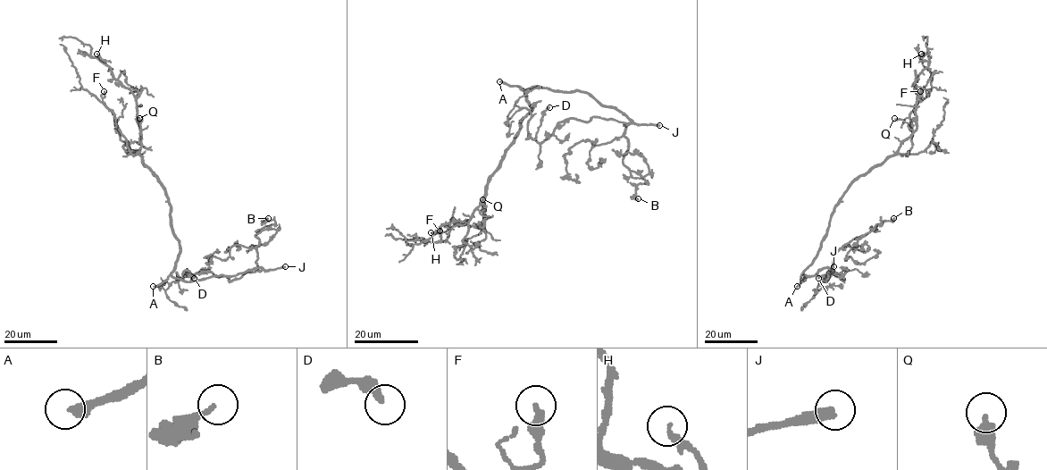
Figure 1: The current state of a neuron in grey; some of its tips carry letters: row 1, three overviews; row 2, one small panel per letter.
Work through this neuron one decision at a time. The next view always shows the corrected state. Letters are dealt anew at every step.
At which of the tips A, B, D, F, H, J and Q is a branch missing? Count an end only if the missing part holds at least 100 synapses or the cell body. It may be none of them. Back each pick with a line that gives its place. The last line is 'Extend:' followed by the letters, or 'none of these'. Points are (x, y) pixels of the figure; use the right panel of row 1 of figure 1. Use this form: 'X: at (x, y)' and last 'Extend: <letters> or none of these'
A: at (797, 286)
J: at (833, 266)
Extend: A, J

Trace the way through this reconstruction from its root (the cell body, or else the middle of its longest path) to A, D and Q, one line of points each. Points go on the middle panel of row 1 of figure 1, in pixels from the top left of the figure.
A: (531, 106), (526, 94), (518, 86), (499, 81)
D: (531, 106), (521, 89), (537, 86), (587, 92), (630, 122), (567, 118), (538, 142), (540, 119), (549, 107)
Q: (531, 106), (487, 184), (482, 200), (483, 222), (482, 199)

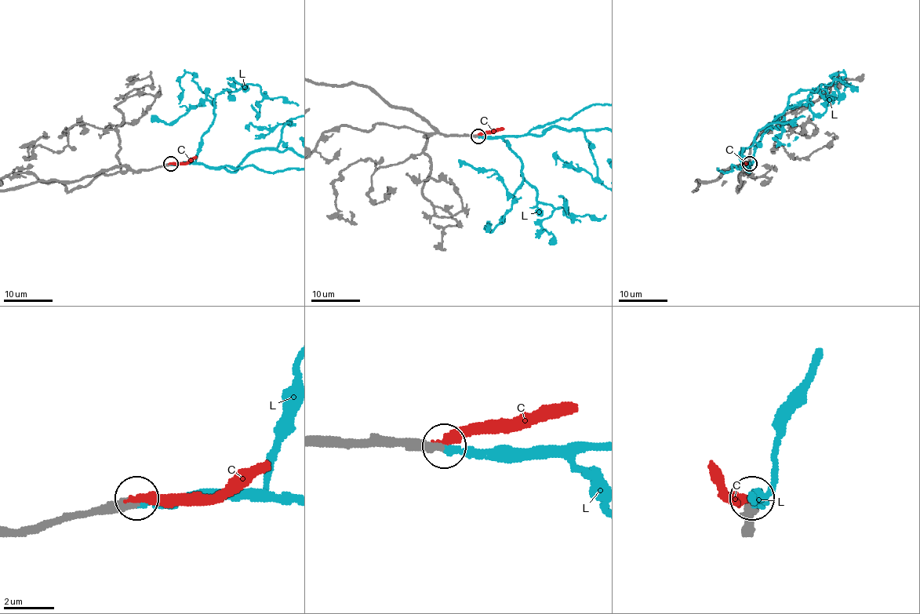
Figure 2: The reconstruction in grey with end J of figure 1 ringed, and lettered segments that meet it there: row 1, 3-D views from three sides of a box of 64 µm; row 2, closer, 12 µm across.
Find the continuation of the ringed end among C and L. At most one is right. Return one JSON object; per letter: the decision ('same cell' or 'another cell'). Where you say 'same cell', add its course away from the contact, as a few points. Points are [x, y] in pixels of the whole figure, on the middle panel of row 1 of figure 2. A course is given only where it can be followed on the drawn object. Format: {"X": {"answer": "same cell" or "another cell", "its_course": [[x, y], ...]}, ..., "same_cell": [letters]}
{"C": {"answer": "another cell"}, "L": {"answer": "same cell"}, "same_cell": ["L"]}

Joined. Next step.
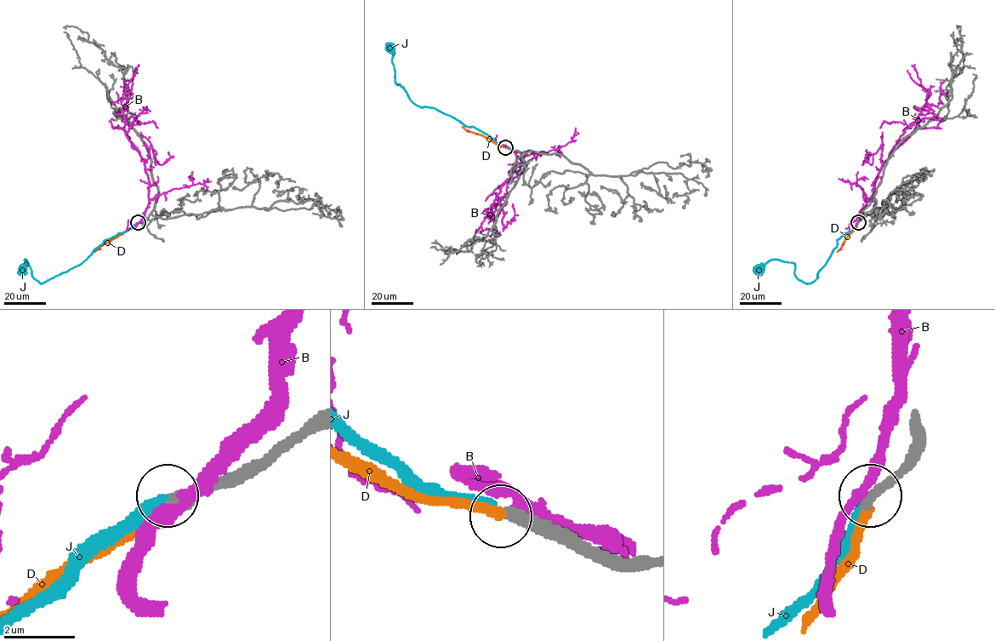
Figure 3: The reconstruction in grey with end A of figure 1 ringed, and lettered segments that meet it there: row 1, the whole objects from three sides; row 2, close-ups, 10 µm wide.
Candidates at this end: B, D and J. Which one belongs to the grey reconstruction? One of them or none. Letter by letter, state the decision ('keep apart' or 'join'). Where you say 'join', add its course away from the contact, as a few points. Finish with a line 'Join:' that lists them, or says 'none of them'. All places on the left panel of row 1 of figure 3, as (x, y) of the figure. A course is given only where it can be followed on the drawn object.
B: keep apart
D: keep apart
J: join | via (138, 222), (125, 231), (105, 239), (81, 264), (43, 283), (32, 276), (25, 260), (22, 271)
Join: J

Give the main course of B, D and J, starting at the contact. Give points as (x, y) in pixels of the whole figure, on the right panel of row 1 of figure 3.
B: (857, 222), (859, 212), (873, 192), (882, 164), (914, 130), (929, 95), (923, 89), (912, 65)
D: (857, 223), (837, 252)
J: (857, 222), (838, 239), (837, 246), (811, 283), (804, 283), (795, 276), (793, 262), (769, 260), (759, 271)

